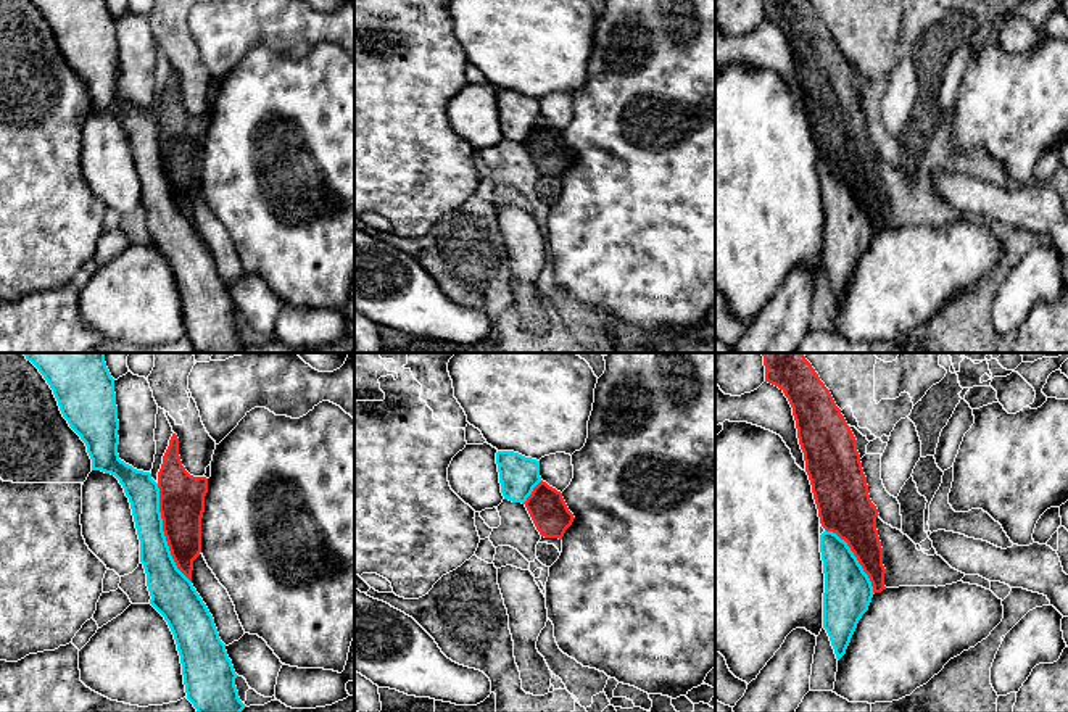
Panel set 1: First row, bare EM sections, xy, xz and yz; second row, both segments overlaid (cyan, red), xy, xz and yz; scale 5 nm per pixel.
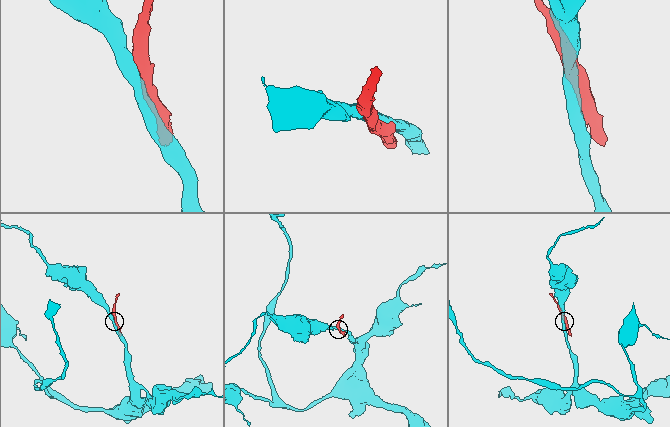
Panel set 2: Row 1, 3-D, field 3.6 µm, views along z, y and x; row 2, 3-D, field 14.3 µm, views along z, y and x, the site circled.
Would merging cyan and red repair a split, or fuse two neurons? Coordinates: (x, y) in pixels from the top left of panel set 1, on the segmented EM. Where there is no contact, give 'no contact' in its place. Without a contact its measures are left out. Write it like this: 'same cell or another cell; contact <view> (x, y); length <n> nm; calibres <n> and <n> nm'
another cell; contact xy (163, 534); length 500 nm; calibres 190 and 220 nm

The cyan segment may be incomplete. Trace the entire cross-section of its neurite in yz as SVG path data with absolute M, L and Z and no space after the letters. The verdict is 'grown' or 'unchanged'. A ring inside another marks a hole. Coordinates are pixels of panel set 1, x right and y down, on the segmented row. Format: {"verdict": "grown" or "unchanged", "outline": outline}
{"verdict": "unchanged", "outline": "M825 530L820 535L820 553L825 573L823 628L839 660L875 593L857 557L836 533Z"}

